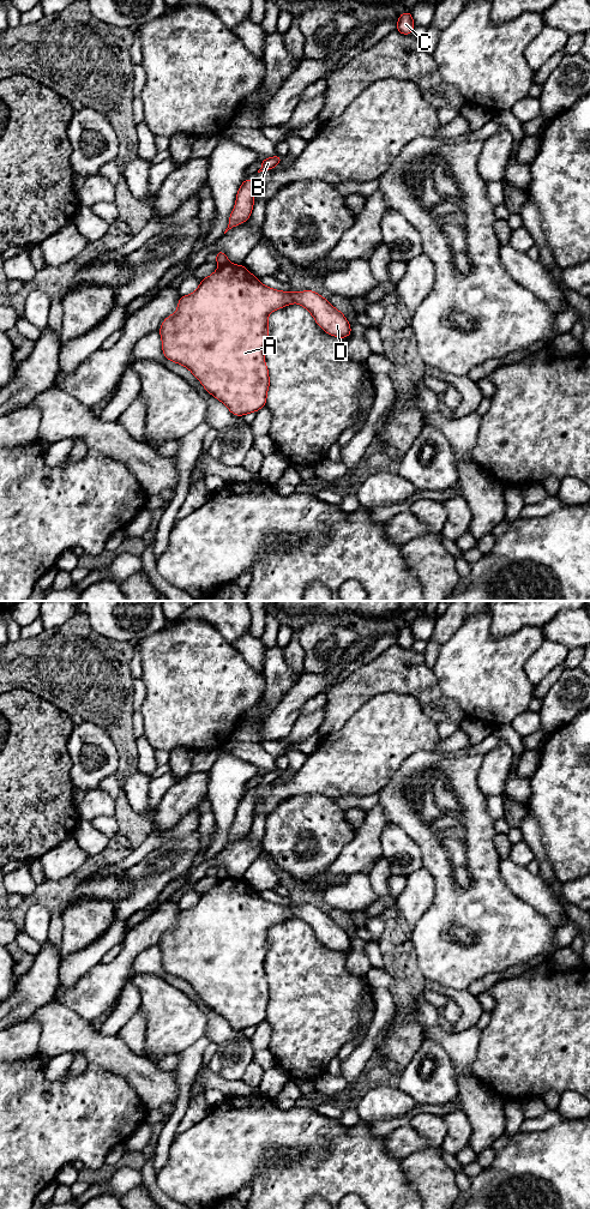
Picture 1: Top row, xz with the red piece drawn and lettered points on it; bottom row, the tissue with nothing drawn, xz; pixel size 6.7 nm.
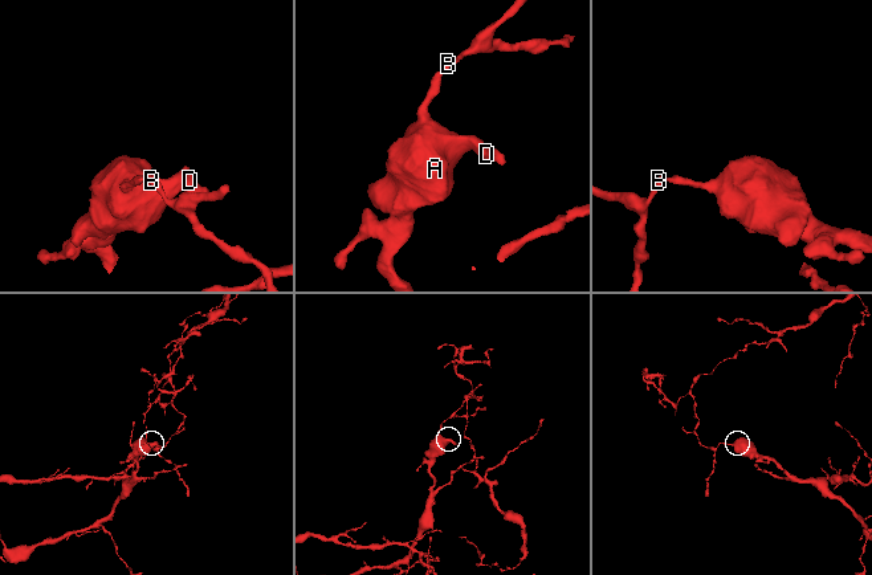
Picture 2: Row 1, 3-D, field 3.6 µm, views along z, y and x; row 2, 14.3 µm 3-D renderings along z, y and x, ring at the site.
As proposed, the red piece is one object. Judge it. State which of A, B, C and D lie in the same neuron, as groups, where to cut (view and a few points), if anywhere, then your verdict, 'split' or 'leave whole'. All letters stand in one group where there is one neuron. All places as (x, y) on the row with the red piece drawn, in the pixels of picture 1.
A D / B C | xz (228, 262), (220, 266) | split

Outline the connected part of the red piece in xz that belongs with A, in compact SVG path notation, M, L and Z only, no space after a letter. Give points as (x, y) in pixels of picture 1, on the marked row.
M228 263L201 279L194 293L180 296L176 312L163 320L158 332L164 359L188 368L233 415L255 413L265 407L270 386L264 356L270 332L267 318L271 312L291 303L305 307L327 335L350 336L351 327L344 314L318 293L272 289L261 284L243 265Z

